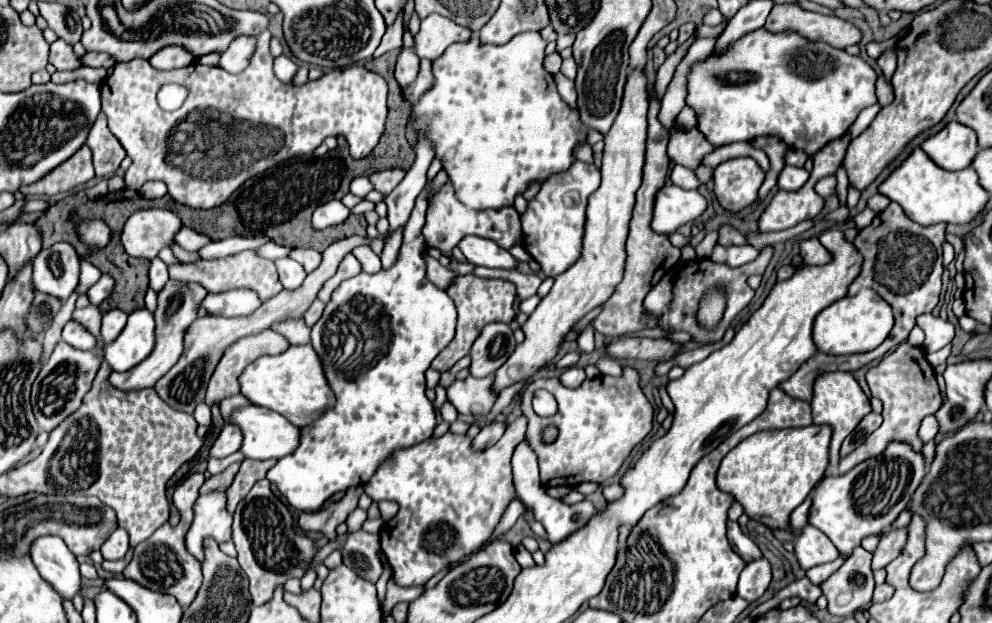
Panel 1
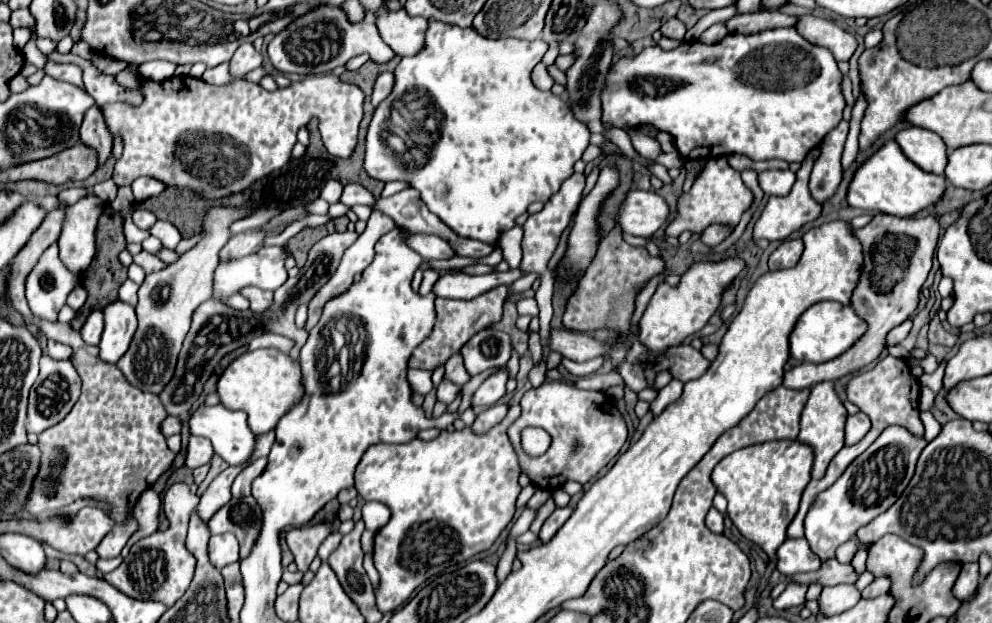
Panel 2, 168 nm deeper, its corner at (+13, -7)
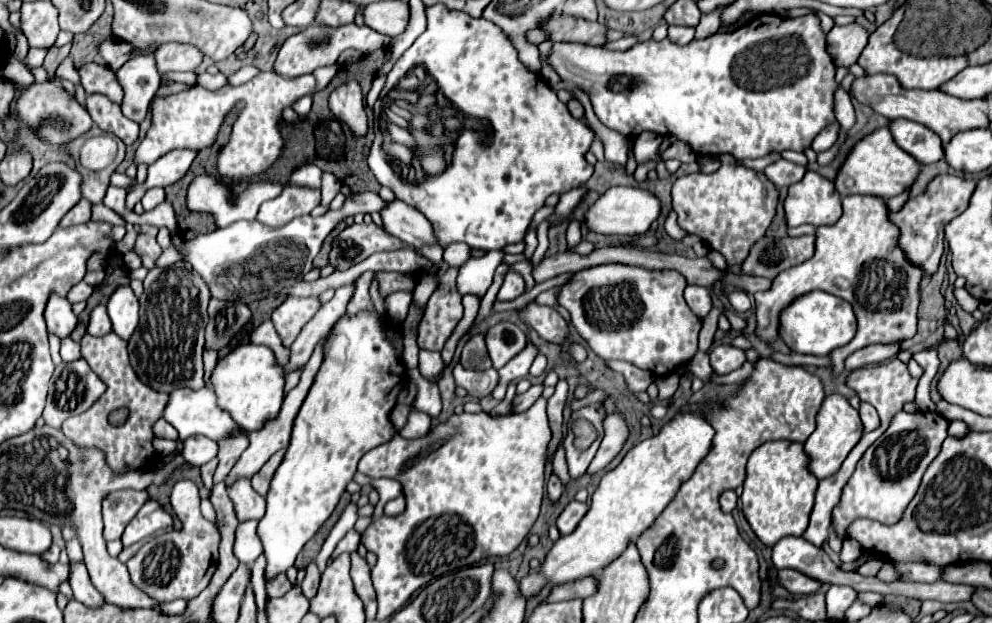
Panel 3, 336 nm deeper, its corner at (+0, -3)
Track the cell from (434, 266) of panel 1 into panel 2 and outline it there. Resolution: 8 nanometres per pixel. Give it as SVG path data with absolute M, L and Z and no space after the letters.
M510 269L506 273L490 273L490 275L442 275L436 285L434 293L438 297L452 297L452 299L472 299L480 293L486 293L488 289L494 289L498 285L512 285L516 279L524 277L522 269Z

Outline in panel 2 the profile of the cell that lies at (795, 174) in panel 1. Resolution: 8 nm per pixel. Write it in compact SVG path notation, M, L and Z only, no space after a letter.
M762 171L758 173L758 185L766 195L786 195L794 185L796 175L788 171Z

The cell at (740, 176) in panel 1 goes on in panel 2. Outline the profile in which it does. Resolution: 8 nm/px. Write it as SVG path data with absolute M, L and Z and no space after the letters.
M726 157L708 159L702 173L696 177L692 189L678 197L676 219L668 223L666 235L678 237L682 231L702 233L706 227L710 227L714 223L728 225L730 229L734 229L740 223L742 215L752 207L752 203L754 203L752 191L744 185L744 181L740 179L740 173L728 165Z

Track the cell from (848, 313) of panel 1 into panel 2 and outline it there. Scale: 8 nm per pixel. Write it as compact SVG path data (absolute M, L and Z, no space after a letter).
M820 301L808 307L808 311L798 317L798 323L788 337L790 357L808 363L824 363L828 359L834 359L836 355L842 355L848 347L852 347L852 343L856 343L856 339L860 339L860 335L864 335L864 321L850 305Z

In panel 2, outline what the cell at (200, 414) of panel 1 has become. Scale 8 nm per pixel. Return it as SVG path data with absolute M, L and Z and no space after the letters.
M168 415L162 423L160 423L160 431L162 431L162 435L164 437L170 437L170 435L174 435L174 433L180 433L180 419L178 417L172 417L172 415Z

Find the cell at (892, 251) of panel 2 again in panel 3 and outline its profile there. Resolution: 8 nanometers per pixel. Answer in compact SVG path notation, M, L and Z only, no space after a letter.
M939 175L933 179L933 183L929 183L927 191L921 197L907 201L897 213L889 215L889 221L899 227L897 245L901 247L901 251L905 251L905 259L909 259L909 263L921 267L923 277L933 277L937 273L939 259L943 255L945 223L965 211L973 191L975 181L965 181L955 175Z

